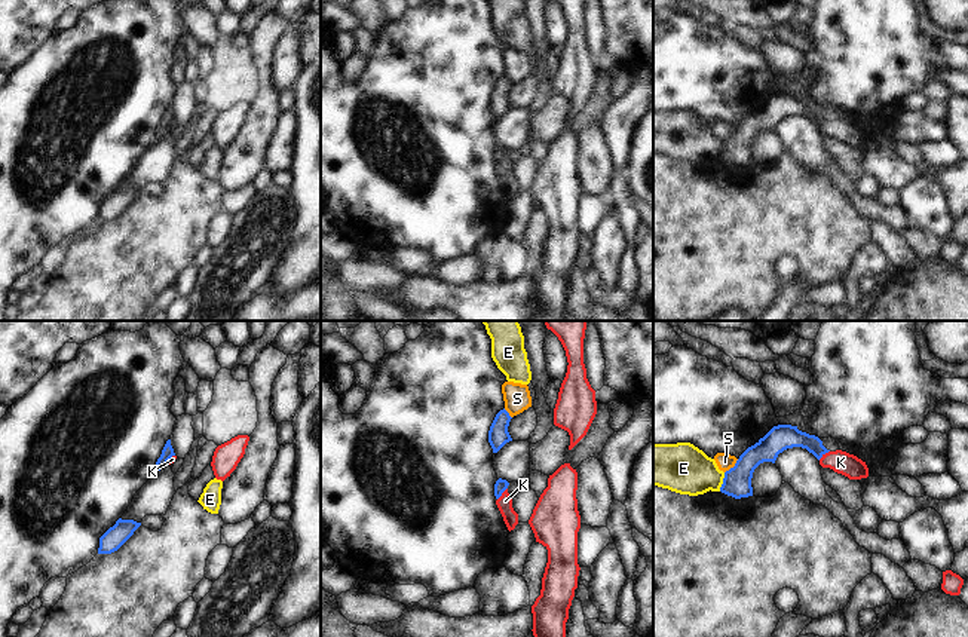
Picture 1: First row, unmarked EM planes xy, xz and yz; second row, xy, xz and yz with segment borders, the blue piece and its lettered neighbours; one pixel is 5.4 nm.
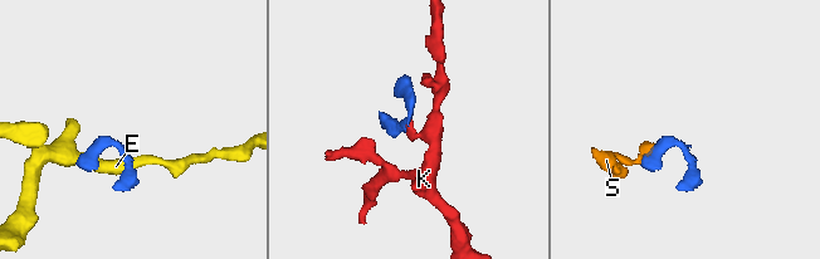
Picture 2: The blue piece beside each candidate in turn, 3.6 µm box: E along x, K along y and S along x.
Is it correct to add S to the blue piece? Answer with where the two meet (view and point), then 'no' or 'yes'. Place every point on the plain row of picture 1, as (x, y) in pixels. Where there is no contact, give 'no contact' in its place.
meets blue in yz at (734, 134); no

